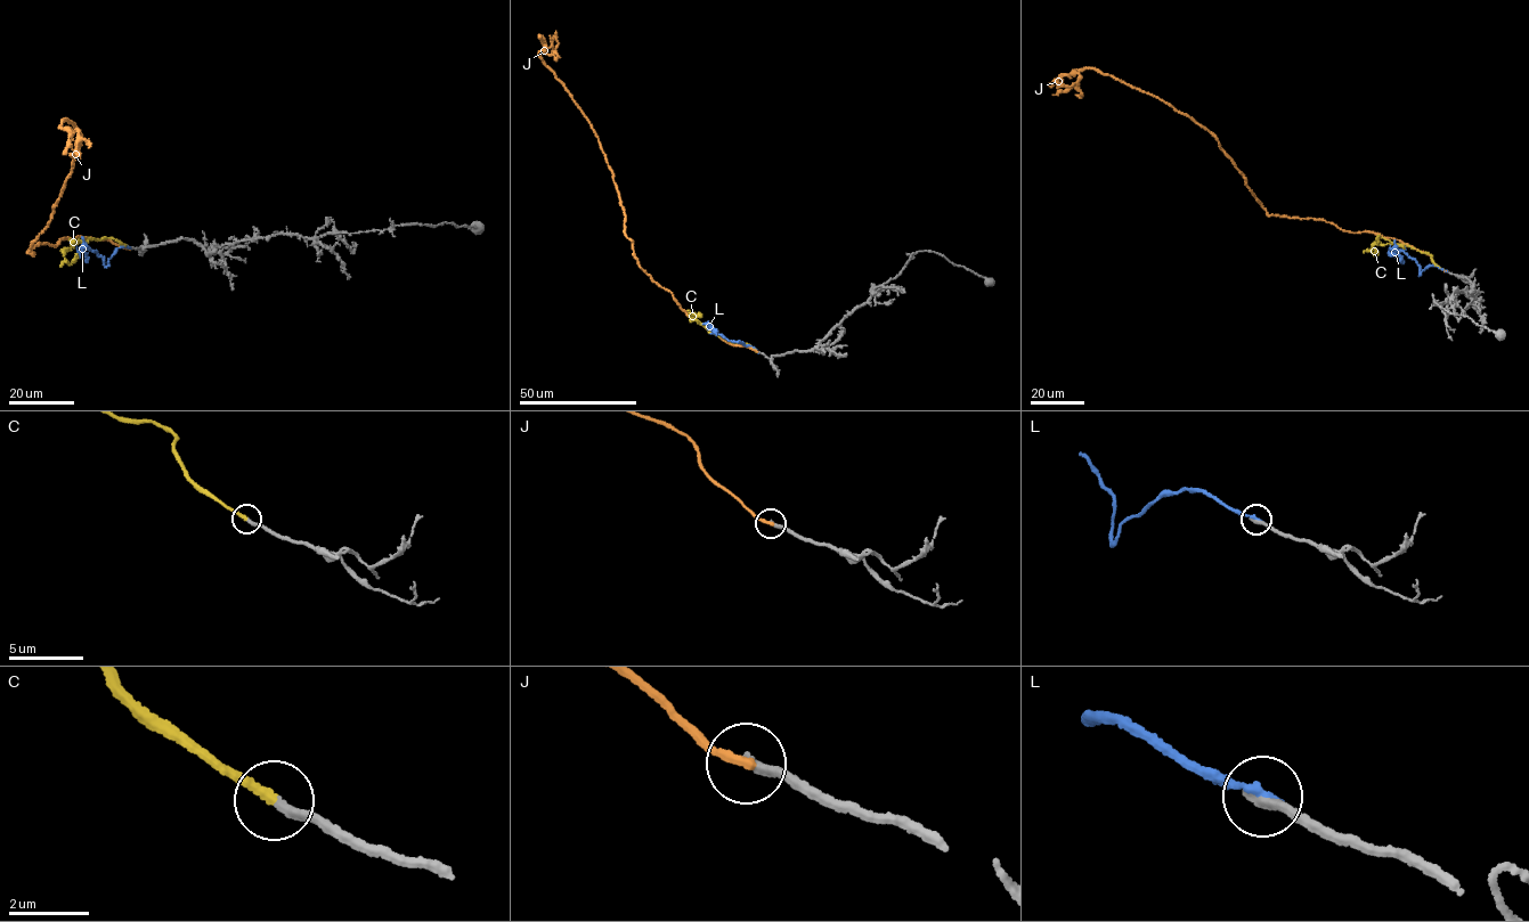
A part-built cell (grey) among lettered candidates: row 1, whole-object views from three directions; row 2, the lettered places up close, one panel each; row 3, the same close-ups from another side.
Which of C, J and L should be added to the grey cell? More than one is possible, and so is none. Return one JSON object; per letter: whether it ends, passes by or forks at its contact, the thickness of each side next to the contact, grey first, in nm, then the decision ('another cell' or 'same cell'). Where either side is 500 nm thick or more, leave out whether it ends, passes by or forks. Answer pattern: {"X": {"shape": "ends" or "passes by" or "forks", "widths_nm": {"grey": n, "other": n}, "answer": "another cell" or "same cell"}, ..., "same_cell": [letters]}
{"C": {"shape": "ends", "widths_nm": {"grey": 240, "other": 240}, "answer": "same cell"}, "J": {"shape": "ends", "widths_nm": {"grey": 280, "other": 240}, "answer": "another cell"}, "L": {"shape": "ends", "widths_nm": {"grey": 320, "other": 240}, "answer": "another cell"}, "same_cell": ["C"]}

